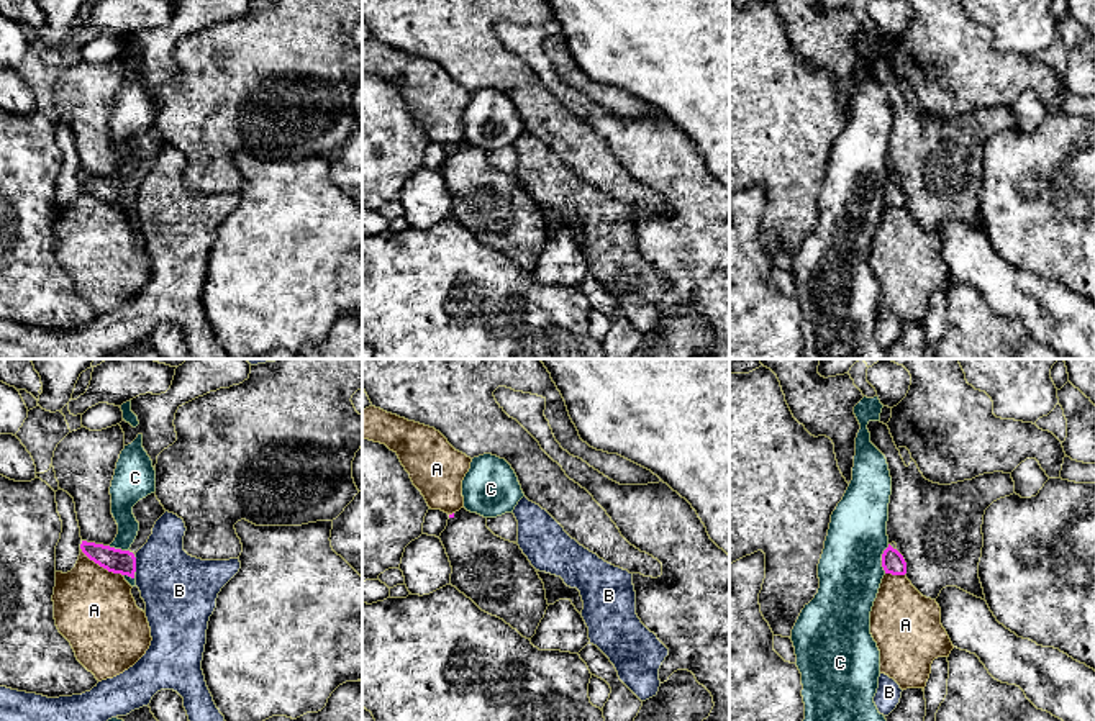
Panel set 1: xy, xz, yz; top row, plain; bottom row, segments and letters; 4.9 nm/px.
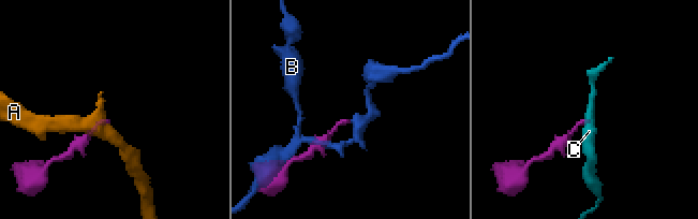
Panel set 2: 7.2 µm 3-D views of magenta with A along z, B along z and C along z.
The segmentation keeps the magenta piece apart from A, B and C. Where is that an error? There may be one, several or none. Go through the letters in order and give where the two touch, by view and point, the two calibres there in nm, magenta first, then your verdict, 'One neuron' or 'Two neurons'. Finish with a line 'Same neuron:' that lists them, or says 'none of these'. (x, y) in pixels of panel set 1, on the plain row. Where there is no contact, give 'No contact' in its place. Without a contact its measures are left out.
A: Touches magenta at xy (100, 199). Thickness 120 nm (magenta) against 400 nm. Two neurons
B: Touches magenta at xy (135, 197). Thickness 120 nm (magenta) against 360 nm. Two neurons
C: Touches magenta at yz (882, 192). Thickness 110 nm (magenta) against 320 nm. Two neurons
Same neuron: none of these

